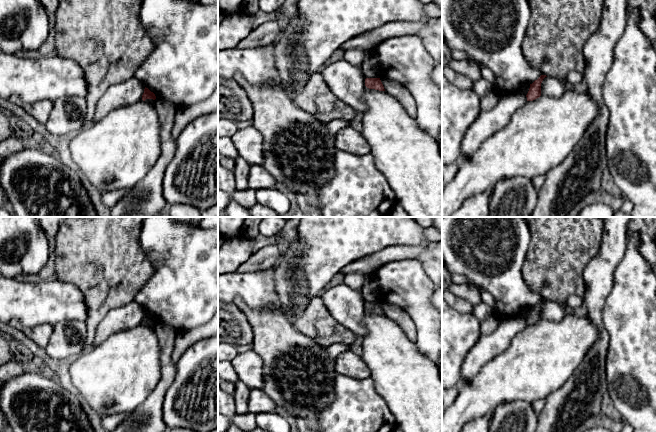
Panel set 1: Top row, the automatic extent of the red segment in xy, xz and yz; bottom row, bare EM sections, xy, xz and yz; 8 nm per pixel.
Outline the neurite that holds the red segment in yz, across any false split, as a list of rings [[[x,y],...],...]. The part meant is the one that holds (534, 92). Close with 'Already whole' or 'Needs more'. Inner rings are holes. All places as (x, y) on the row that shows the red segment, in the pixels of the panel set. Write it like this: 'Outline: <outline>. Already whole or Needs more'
Outline: [[[541,75],[537,80],[530,84],[529,91],[526,95],[527,101],[533,101],[541,96],[541,83],[546,75]]]. Already whole

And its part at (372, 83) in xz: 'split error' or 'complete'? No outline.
complete

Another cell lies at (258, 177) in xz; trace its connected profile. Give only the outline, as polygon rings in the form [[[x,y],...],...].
[[[252,164],[248,174],[248,185],[254,191],[261,188],[275,187],[275,178],[261,165]]]

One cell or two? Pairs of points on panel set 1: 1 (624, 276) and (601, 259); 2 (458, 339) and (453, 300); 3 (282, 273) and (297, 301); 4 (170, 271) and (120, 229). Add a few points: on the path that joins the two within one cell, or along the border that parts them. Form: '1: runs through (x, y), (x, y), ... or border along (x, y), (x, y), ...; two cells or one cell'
1: border along (626, 249), (615, 270), (614, 285), (609, 293); two cells
2: border along (452, 307), (460, 312), (471, 313); two cells
3: runs through (289, 280), (294, 294); one cell
4: border along (141, 227), (140, 247), (153, 265); two cells

